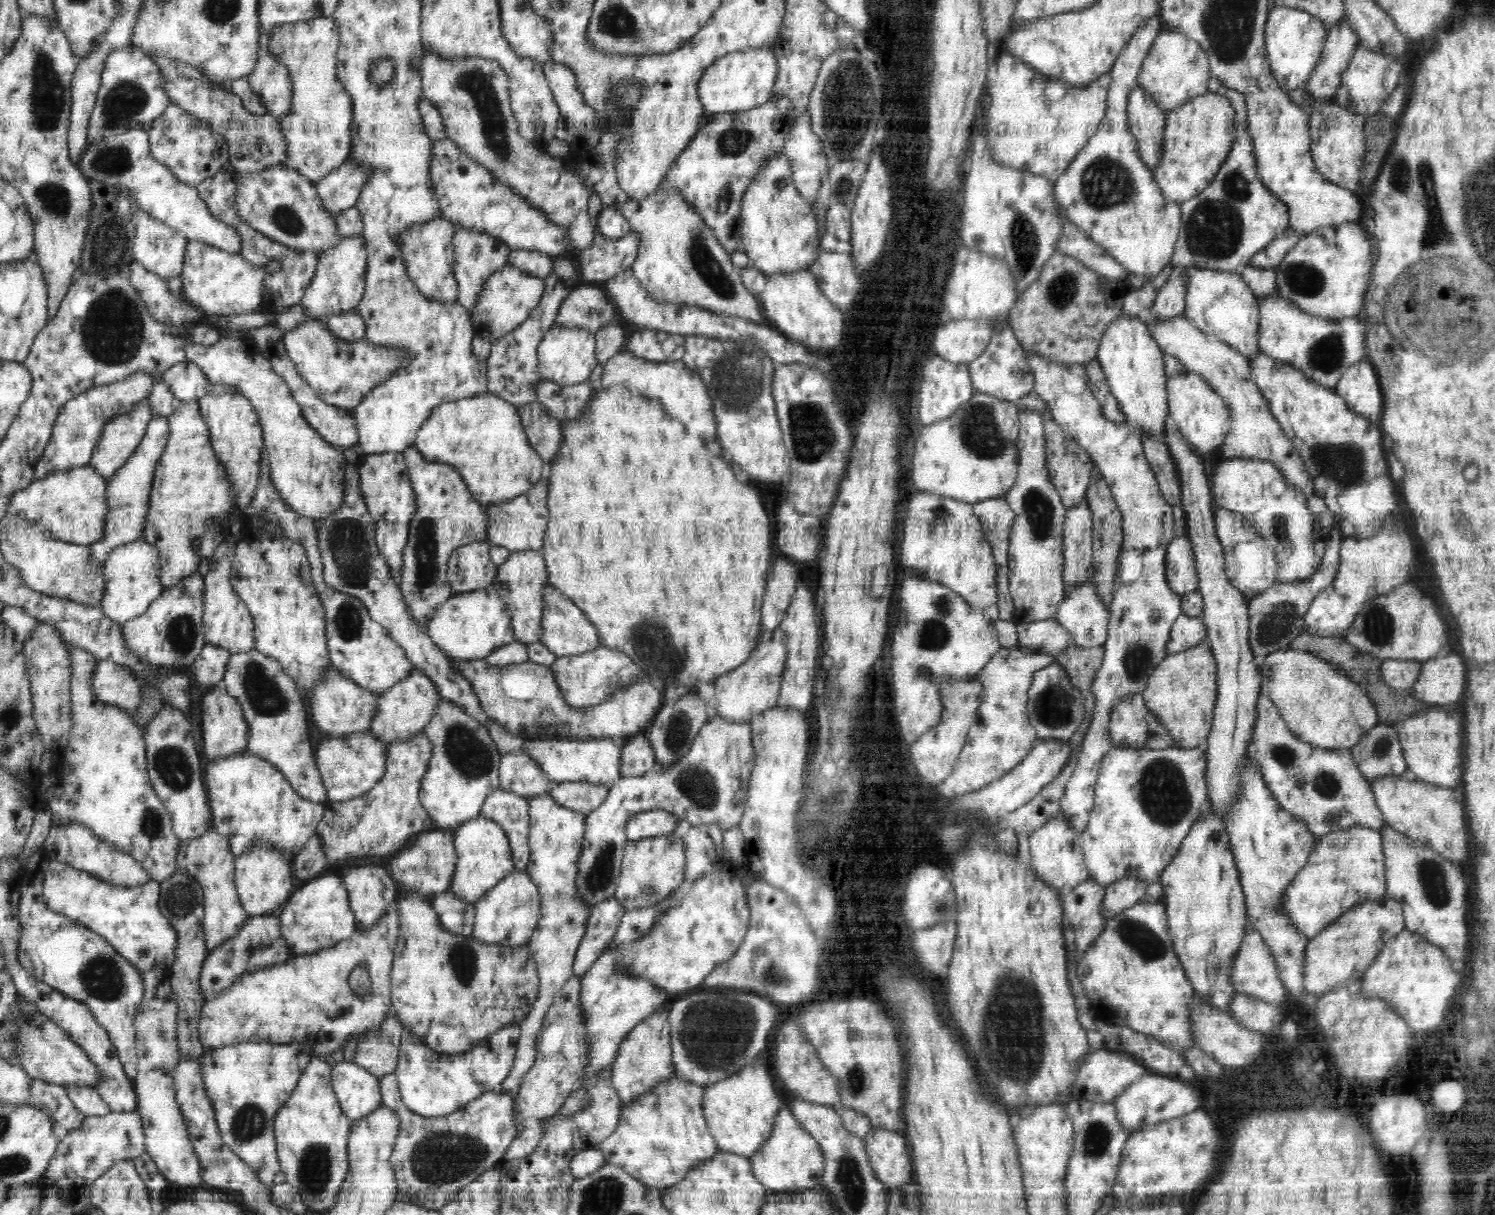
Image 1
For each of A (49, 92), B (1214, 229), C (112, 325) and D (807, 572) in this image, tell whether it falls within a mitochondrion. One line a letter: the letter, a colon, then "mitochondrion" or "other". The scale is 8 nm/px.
A: mitochondrion
B: mitochondrion
C: mitochondrion
D: other

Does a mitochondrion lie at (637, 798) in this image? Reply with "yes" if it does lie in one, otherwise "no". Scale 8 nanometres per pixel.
no

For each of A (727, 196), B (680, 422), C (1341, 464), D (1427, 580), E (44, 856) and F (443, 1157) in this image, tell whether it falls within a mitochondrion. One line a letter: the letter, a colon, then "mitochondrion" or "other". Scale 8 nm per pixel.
A: other
B: other
C: mitochondrion
D: mitochondrion
E: other
F: mitochondrion

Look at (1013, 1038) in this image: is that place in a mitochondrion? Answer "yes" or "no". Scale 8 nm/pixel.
yes

